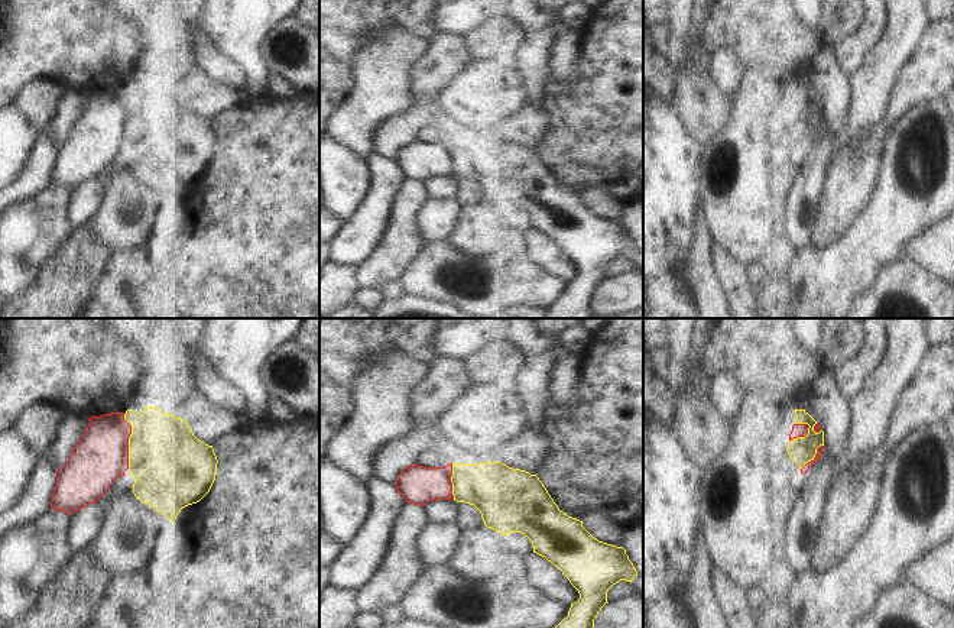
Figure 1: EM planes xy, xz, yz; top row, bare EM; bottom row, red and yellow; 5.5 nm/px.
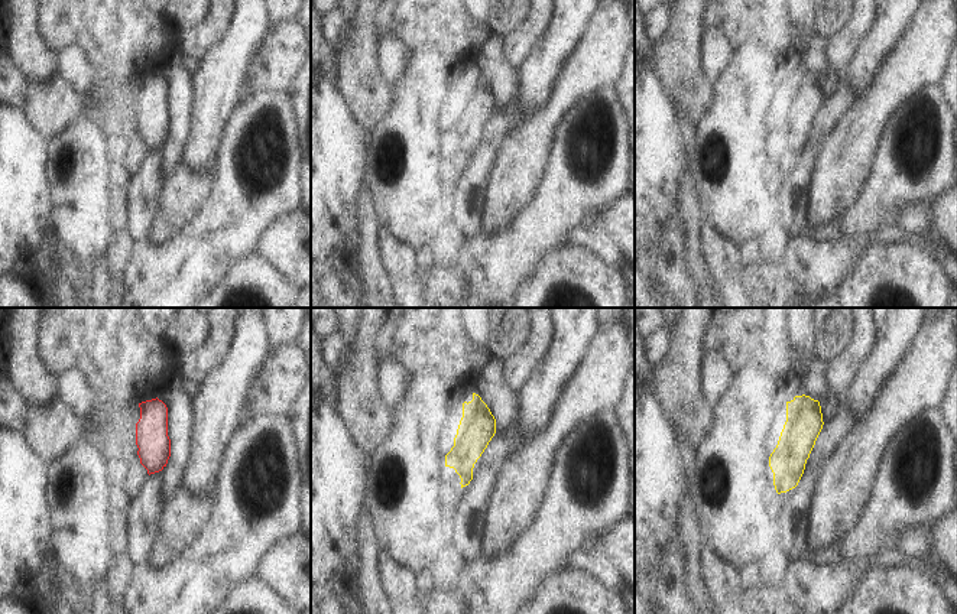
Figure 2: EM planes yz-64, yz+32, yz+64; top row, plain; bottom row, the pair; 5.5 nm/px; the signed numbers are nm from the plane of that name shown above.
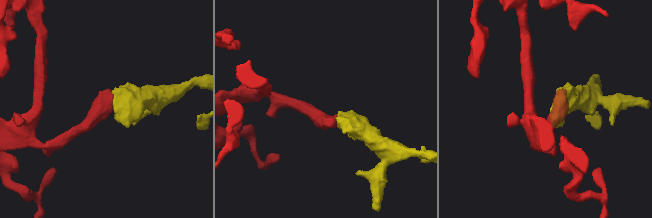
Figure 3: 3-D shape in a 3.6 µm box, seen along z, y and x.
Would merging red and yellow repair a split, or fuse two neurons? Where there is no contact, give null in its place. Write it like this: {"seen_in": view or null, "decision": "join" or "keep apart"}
{"seen_in": "xy", "decision": "keep apart"}

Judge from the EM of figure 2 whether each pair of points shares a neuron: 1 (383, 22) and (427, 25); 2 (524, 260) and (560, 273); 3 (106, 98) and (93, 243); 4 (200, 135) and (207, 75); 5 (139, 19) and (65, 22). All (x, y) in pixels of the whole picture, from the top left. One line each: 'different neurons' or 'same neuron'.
1: same neuron
2: different neurons
3: different neurons
4: same neuron
5: same neuron

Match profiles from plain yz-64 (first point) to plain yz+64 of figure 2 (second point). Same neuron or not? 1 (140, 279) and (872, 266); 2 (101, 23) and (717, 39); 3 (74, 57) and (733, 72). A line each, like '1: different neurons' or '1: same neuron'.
1: different neurons
2: different neurons
3: different neurons

